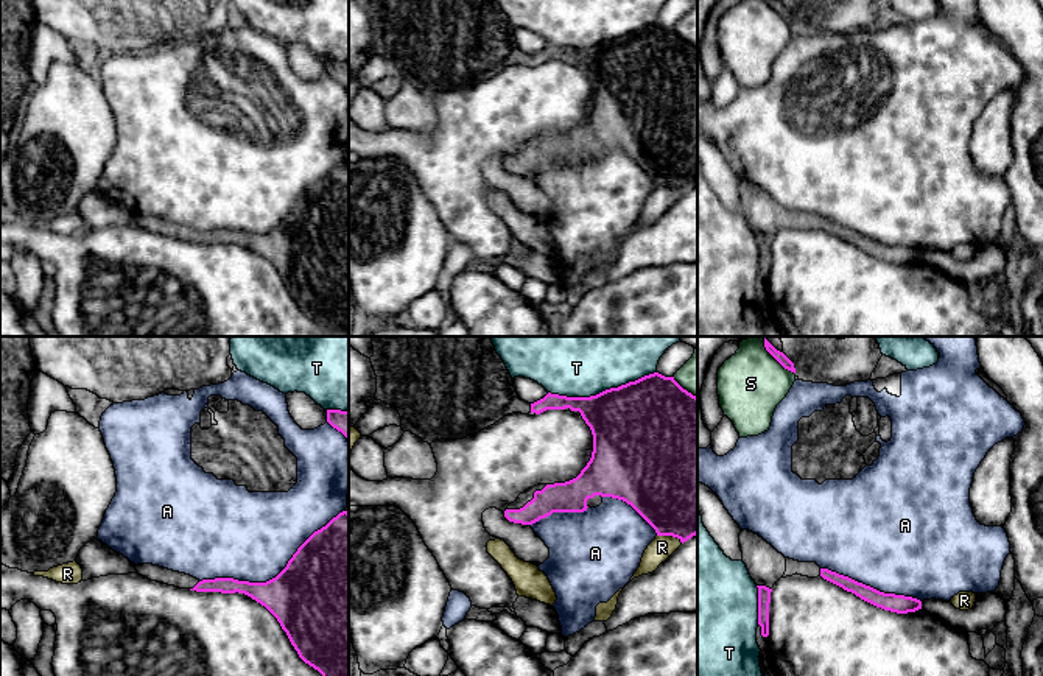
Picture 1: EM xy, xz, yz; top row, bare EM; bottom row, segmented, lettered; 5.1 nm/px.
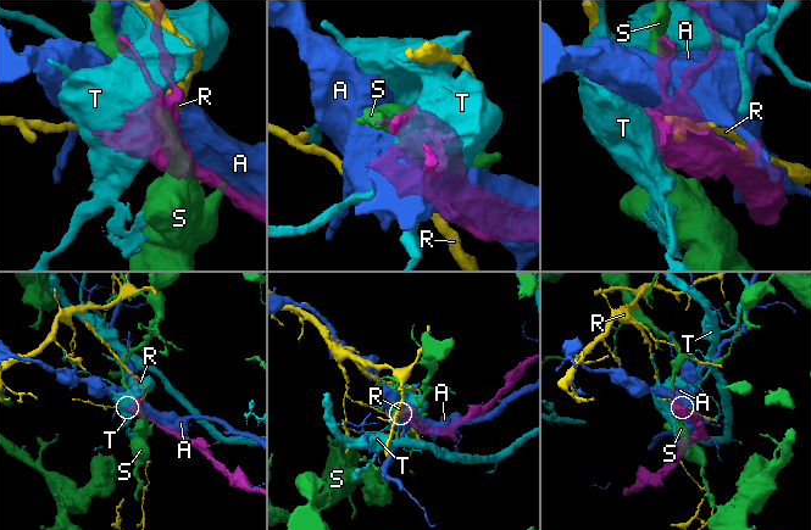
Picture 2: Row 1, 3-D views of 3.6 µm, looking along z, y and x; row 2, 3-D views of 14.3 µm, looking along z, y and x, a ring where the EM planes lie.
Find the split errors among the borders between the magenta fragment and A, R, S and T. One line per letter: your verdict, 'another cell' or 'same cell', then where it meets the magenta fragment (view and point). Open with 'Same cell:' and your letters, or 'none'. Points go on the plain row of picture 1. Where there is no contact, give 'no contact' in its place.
Same cell: none
A: another cell | xy (276, 228)
R: another cell | xz (670, 186)
S: another cell | yz (780, 14)
T: another cell | xz (603, 42)

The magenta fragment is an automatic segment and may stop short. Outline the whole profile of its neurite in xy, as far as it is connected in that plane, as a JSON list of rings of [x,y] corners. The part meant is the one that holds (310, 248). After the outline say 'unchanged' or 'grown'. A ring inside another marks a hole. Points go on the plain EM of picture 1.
[[[342,162],[314,182],[286,218],[266,234],[234,229],[196,231],[153,215],[137,215],[139,226],[196,243],[244,245],[265,257],[280,274],[299,308],[330,336],[349,336],[349,164]]]; grown

